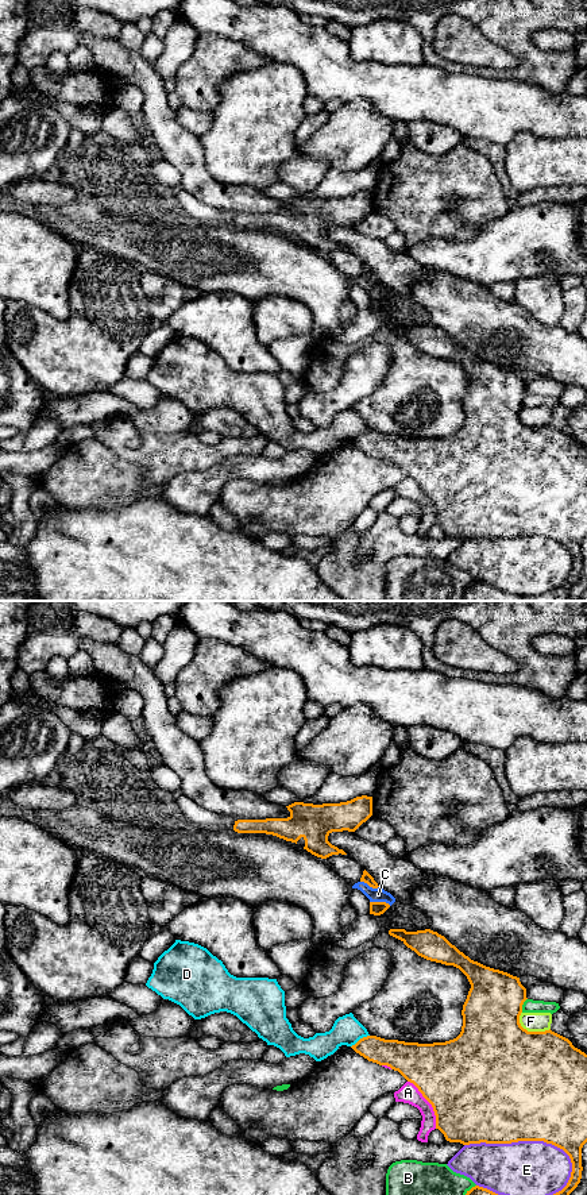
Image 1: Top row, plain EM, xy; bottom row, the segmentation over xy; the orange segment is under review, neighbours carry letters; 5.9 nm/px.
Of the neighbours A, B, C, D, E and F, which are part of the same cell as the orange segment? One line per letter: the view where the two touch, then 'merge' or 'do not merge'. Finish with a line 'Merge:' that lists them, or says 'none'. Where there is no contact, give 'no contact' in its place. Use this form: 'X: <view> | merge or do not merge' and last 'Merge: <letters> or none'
A: xy | do not merge
B: xy | do not merge
C: xy | do not merge
D: xy | do not merge
E: xy | do not merge
F: xy | do not merge
Merge: none

